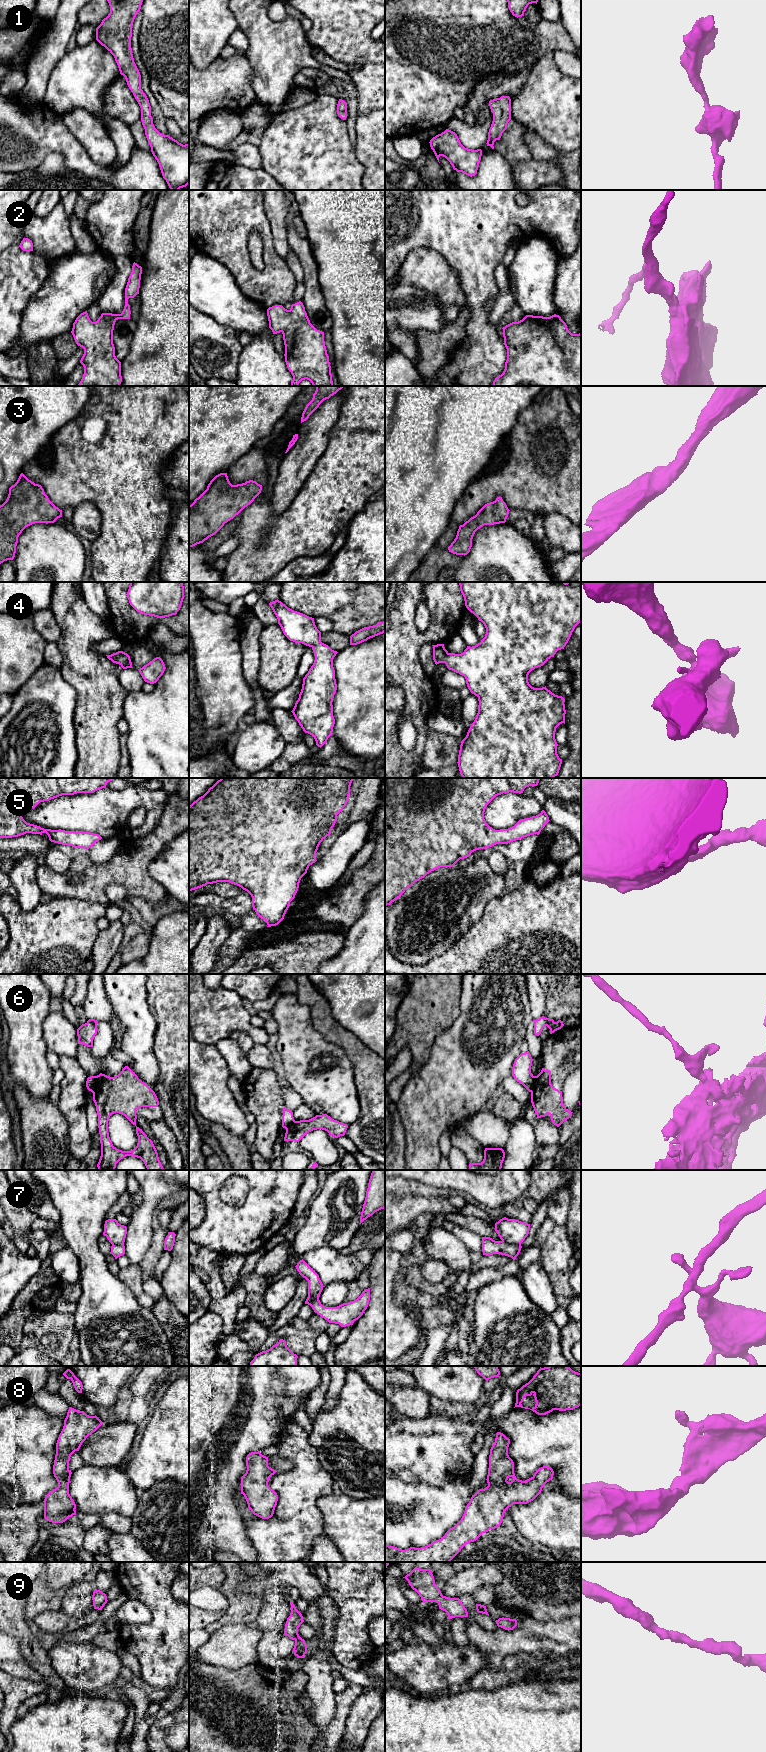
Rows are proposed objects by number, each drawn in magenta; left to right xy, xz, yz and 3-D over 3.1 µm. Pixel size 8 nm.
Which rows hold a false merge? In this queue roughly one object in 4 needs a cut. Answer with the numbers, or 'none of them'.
6, 7

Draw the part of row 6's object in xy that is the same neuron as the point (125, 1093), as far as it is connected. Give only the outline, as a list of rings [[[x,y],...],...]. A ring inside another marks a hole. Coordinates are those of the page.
[[[128,1066],[114,1077],[100,1073],[96,1076],[93,1101],[98,1115],[101,1143],[98,1170],[115,1170],[116,1164],[126,1156],[140,1158],[147,1170],[165,1170],[152,1140],[136,1126],[136,1111],[139,1108],[159,1105],[155,1092],[146,1083],[142,1082]],[[114,1113],[124,1115],[136,1126],[138,1143],[131,1151],[117,1149],[110,1140],[108,1121]]]

